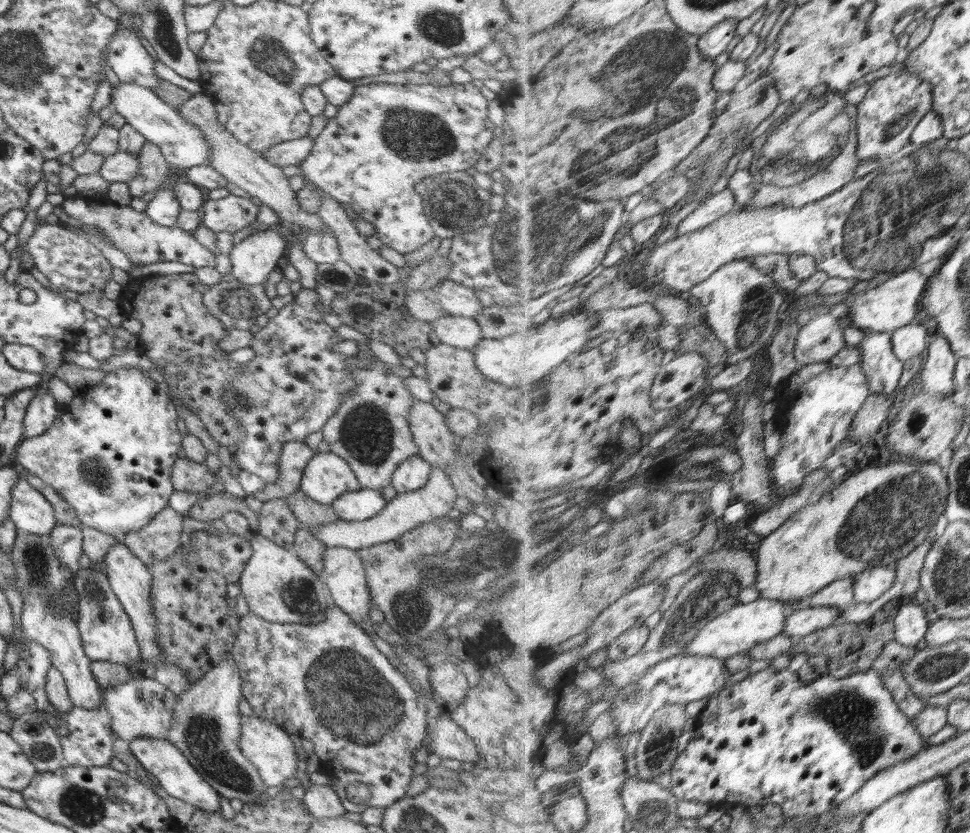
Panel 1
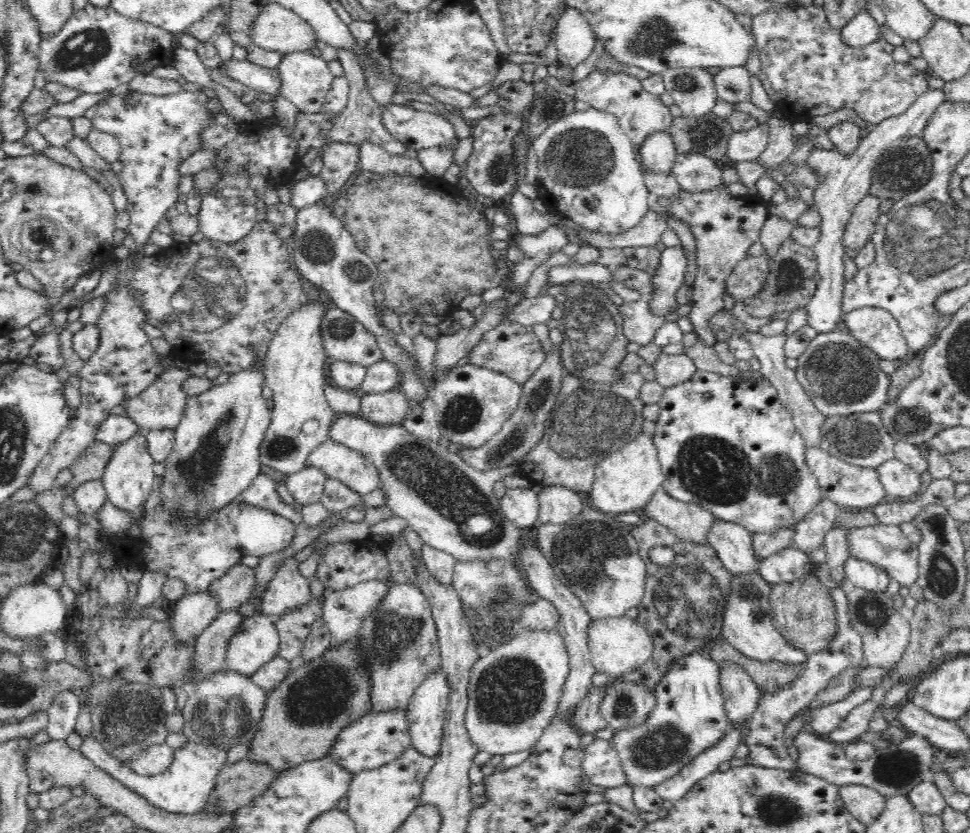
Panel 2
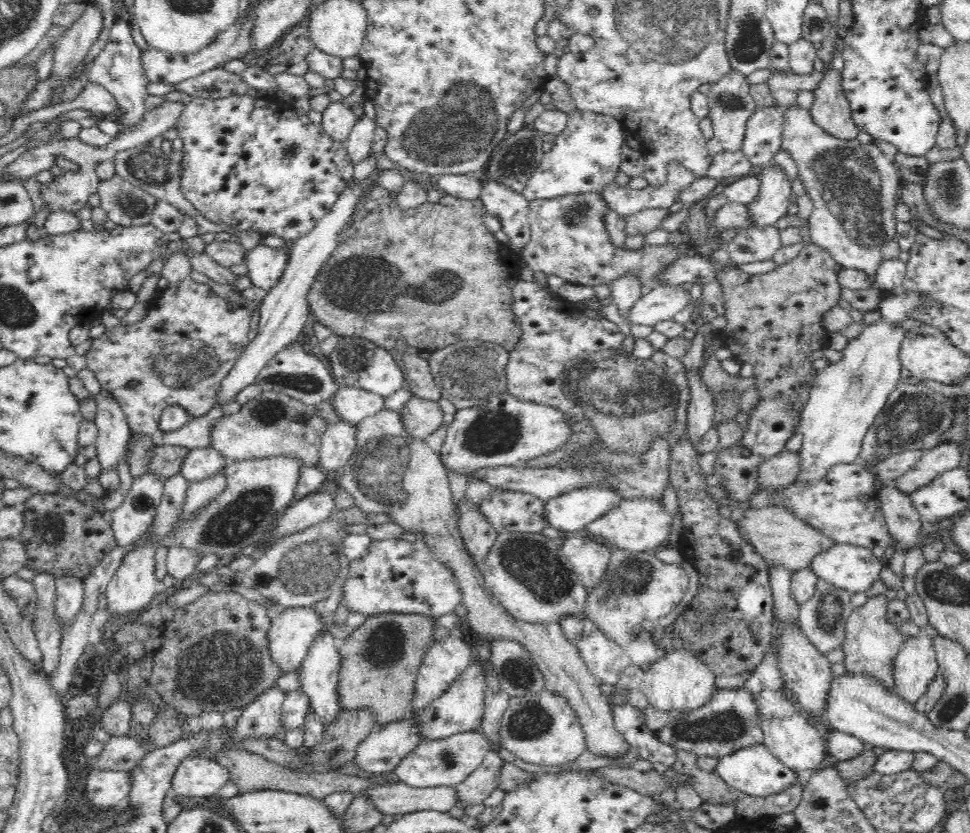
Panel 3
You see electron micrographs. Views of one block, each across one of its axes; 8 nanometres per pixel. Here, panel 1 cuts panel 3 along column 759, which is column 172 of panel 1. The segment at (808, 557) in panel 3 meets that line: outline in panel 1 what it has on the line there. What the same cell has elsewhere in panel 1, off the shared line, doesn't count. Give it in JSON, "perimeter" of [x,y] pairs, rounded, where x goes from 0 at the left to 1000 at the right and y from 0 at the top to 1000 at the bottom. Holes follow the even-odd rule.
{"perimeter":[[[173,606],[144,636],[130,640],[125,649],[152,681],[159,673],[169,673],[187,655],[189,621]]]}

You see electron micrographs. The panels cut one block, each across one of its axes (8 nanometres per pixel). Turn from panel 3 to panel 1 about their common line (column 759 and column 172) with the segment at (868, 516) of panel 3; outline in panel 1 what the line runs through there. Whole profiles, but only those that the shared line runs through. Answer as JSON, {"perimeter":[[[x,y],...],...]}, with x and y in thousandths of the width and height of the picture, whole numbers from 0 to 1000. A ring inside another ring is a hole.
{"perimeter":[[[130,441],[109,448],[109,451],[101,461],[89,465],[89,467],[78,468],[75,481],[68,487],[66,497],[60,499],[45,521],[41,521],[41,523],[35,526],[24,526],[22,528],[15,543],[16,559],[23,567],[29,567],[38,571],[56,586],[56,588],[60,589],[66,597],[66,600],[78,612],[78,617],[82,622],[86,631],[114,641],[125,649],[130,640],[144,636],[159,622],[159,618],[162,618],[163,615],[170,611],[173,607],[172,604],[175,594],[179,591],[177,575],[175,575],[175,571],[177,571],[177,557],[182,551],[182,543],[187,539],[189,527],[189,522],[184,517],[184,513],[181,513],[181,507],[185,502],[184,497],[181,497],[181,490],[179,490],[179,483],[171,473],[169,466],[159,459],[153,449],[147,449],[140,442]]]}

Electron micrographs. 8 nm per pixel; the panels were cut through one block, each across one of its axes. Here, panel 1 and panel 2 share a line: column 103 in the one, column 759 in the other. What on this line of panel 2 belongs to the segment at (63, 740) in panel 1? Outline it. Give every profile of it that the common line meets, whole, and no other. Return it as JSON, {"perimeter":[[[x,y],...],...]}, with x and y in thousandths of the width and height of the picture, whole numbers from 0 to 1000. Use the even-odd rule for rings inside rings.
{"perimeter":[[[862,706],[856,708],[856,713],[861,723],[863,744],[863,760],[860,768],[851,780],[832,788],[831,803],[809,828],[788,832],[785,836],[785,846],[775,857],[775,864],[767,882],[768,893],[771,896],[769,912],[773,918],[810,923],[813,927],[823,924],[823,916],[812,906],[811,896],[808,894],[810,869],[828,854],[833,855],[837,840],[854,824],[858,814],[862,814],[864,809],[868,809],[874,802],[885,801],[891,796],[889,762],[877,750],[874,739],[873,712]]]}

